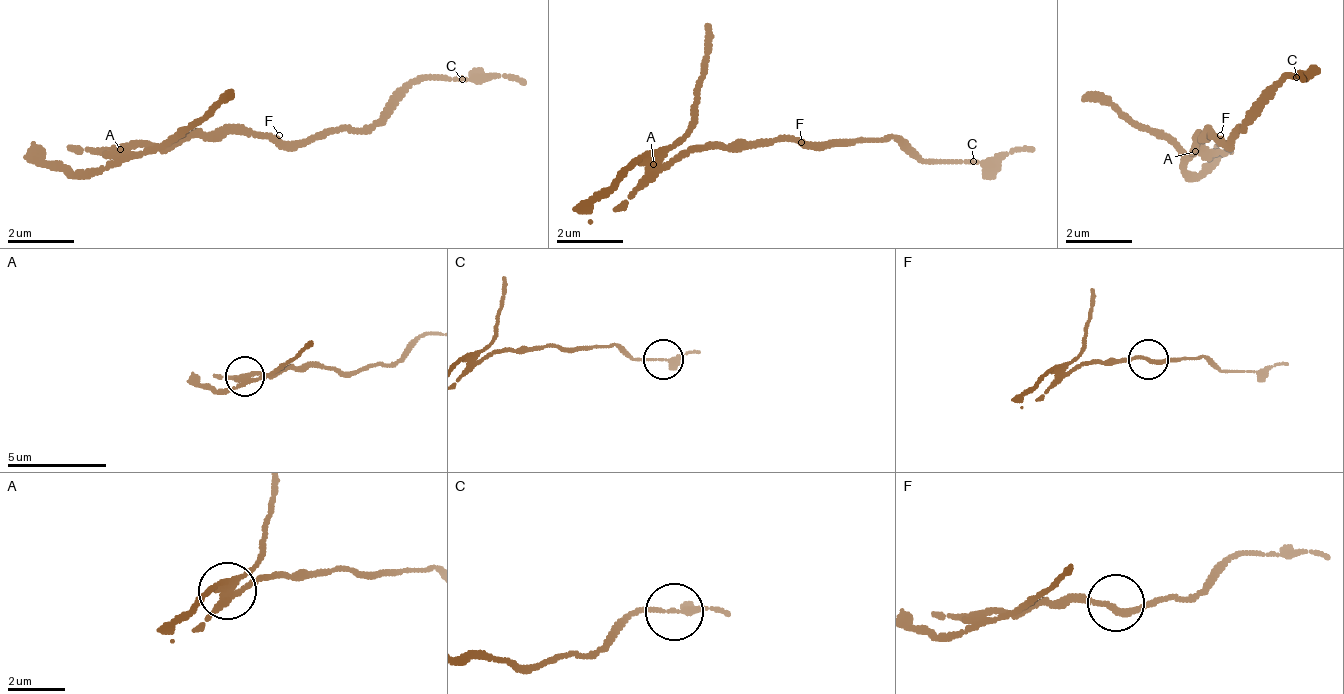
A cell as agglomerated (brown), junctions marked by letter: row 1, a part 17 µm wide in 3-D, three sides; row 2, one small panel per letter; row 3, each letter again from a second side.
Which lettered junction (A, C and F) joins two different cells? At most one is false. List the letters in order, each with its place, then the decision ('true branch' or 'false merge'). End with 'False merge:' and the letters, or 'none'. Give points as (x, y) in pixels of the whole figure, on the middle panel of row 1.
A: place (653, 164); true branch
C: place (973, 161); true branch
F: place (801, 142); true branch
False merge: none

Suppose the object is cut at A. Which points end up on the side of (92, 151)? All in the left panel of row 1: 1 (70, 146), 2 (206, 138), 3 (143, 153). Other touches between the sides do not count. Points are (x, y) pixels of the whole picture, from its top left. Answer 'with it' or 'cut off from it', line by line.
1: with it
2: with it
3: cut off from it

